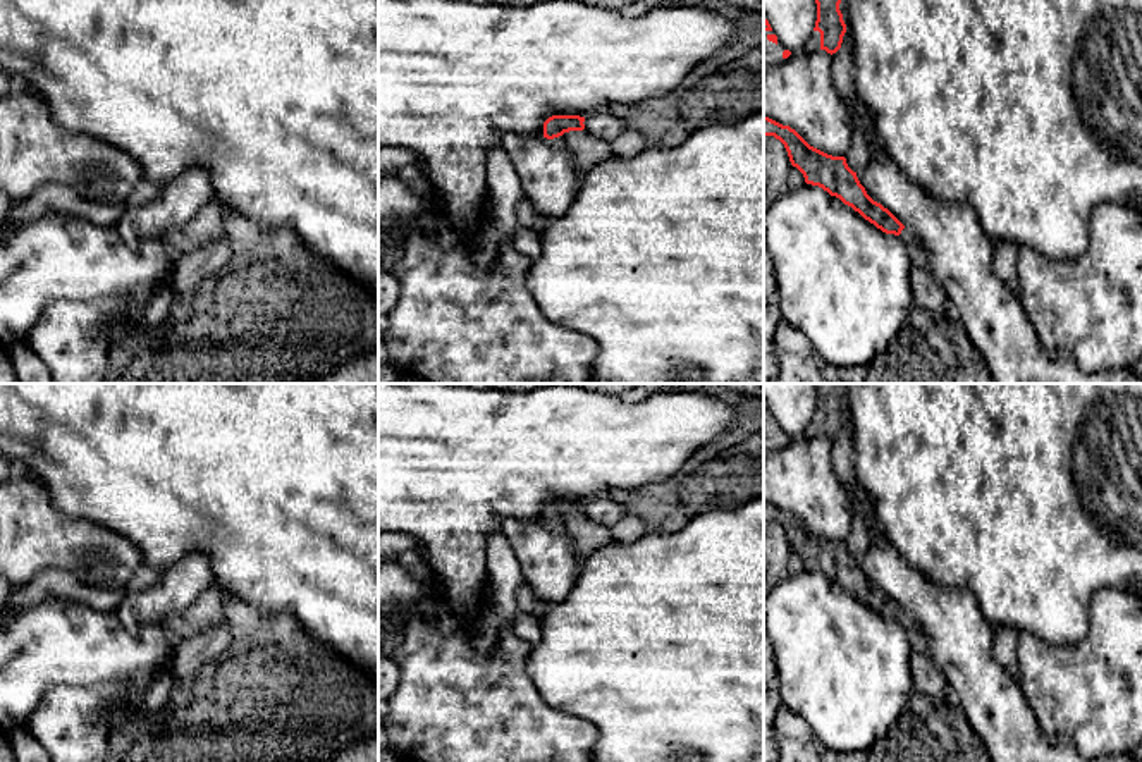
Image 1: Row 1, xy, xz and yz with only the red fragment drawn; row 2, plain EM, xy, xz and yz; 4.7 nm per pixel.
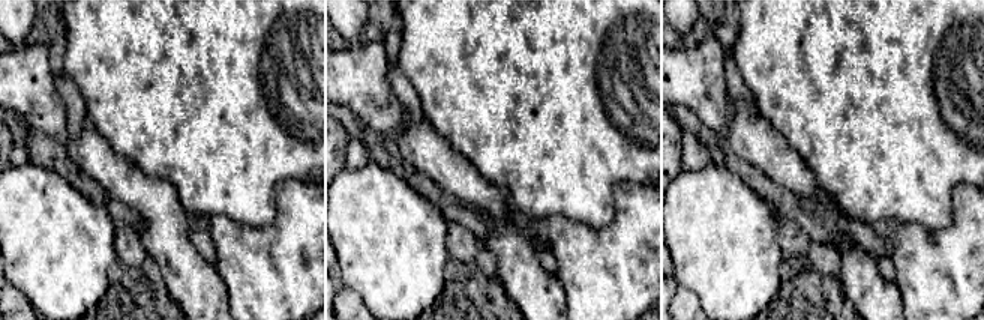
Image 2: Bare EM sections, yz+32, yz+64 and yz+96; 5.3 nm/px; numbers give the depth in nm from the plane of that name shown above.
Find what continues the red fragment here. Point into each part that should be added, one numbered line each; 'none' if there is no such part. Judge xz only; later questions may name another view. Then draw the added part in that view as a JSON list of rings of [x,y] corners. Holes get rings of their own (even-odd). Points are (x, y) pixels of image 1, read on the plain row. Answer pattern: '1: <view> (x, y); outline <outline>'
1: xz (587, 535); outline [[[569,516],[559,523],[549,525],[556,532],[568,535],[573,540],[574,554],[583,562],[599,549],[611,544],[619,532],[592,521],[588,516]]]

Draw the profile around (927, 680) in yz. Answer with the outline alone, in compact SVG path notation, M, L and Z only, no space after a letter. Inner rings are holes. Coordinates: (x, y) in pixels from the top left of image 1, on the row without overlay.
M922 638L912 640L910 676L917 693L925 695L936 709L948 712L948 681L927 655L925 642Z

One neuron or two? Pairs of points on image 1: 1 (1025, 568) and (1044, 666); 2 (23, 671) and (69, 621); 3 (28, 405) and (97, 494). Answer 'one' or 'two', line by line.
1: two
2: one
3: one

